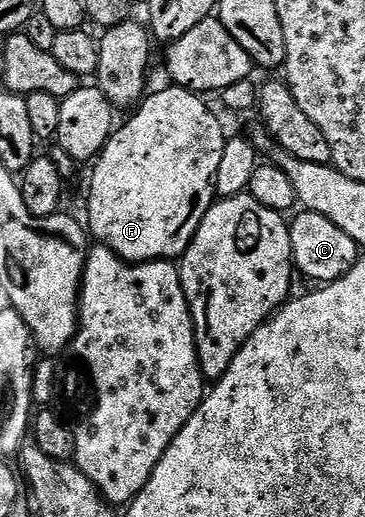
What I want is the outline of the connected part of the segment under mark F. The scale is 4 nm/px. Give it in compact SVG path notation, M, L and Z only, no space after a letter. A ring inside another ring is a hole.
M169 86L170 88L162 88L159 92L151 91L149 95L145 97L137 105L136 111L133 113L135 114L134 117L131 118L130 121L127 122L126 125L115 127L114 133L111 134L109 142L104 146L104 150L102 151L101 156L98 157L96 163L93 165L94 173L90 176L90 197L86 200L86 216L90 219L90 228L88 224L88 232L95 236L97 243L101 245L103 248L110 248L111 251L115 253L115 255L119 256L122 260L125 260L127 264L147 264L149 260L169 260L171 262L177 261L179 258L182 257L183 254L186 252L186 247L190 245L192 242L192 238L196 234L196 230L200 226L200 222L204 218L204 214L208 214L208 210L215 204L216 202L216 193L214 190L214 175L216 174L216 170L220 170L220 158L224 155L224 146L228 143L228 136L227 133L222 133L222 124L220 121L214 117L214 112L212 109L209 108L208 105L205 104L203 97L196 92L189 92L186 88L179 88L177 86Z

